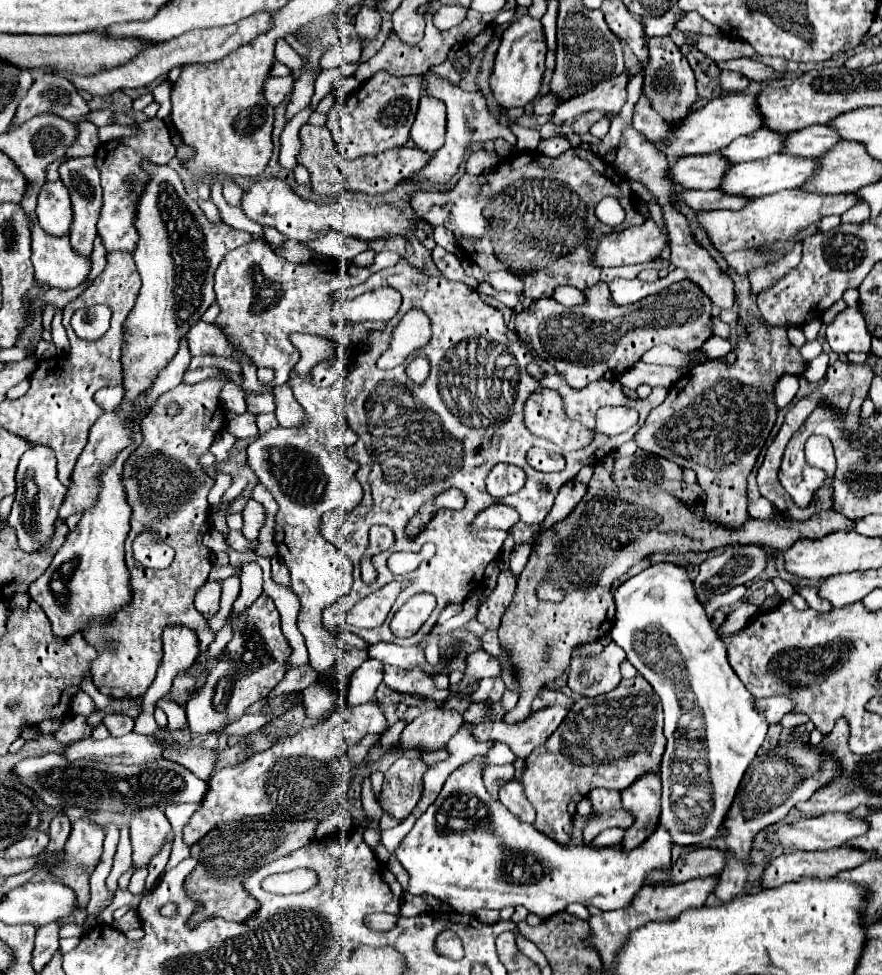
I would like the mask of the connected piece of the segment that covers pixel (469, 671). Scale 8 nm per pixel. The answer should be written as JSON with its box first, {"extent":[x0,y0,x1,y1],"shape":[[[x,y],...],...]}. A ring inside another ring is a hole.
{"extent":[464,650,500,680],"shape":[[[476,650],[476,652],[470,652],[466,656],[466,672],[464,676],[472,678],[472,680],[480,680],[480,678],[486,678],[486,676],[498,676],[500,674],[500,660],[490,656],[488,652],[484,650]]]}

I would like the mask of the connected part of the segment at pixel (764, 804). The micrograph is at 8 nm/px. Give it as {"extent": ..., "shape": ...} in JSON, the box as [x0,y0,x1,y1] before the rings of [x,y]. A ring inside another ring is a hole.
{"extent":[716,742,840,904],"shape":[[[782,742],[780,746],[760,752],[752,764],[748,766],[738,794],[734,798],[734,804],[726,816],[724,826],[728,828],[726,836],[726,850],[730,854],[728,866],[720,874],[720,884],[716,888],[716,898],[724,904],[732,902],[736,894],[744,890],[744,884],[748,882],[748,852],[752,850],[754,838],[760,830],[780,822],[786,818],[790,808],[794,808],[798,802],[808,800],[816,788],[828,784],[836,774],[840,772],[840,766],[832,762],[828,756],[824,758],[822,750],[816,748],[810,742]]]}

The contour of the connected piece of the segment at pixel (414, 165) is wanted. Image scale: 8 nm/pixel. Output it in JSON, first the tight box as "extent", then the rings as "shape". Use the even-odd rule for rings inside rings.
{"extent":[296,124,432,196],"shape":[[[304,124],[300,128],[300,142],[302,146],[296,160],[310,172],[312,192],[318,196],[338,196],[340,192],[362,192],[368,196],[378,196],[396,188],[396,184],[400,184],[410,174],[422,170],[432,158],[432,154],[420,150],[418,146],[402,146],[396,150],[386,150],[384,154],[368,154],[368,158],[344,160],[332,142],[330,130],[326,126],[312,124]]]}

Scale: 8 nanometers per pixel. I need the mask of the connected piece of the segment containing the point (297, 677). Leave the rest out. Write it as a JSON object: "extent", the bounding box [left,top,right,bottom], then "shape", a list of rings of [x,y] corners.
{"extent":[266,664,318,703],"shape":[[[308,664],[308,666],[300,666],[300,668],[294,668],[294,670],[290,670],[290,672],[286,672],[286,676],[284,676],[284,680],[276,686],[276,688],[272,688],[270,690],[270,694],[266,696],[266,700],[269,703],[274,698],[278,698],[278,696],[282,696],[282,694],[288,694],[288,692],[294,692],[294,690],[304,690],[304,688],[308,688],[312,682],[316,682],[318,680],[318,672],[316,670],[312,670],[312,666]]]}

